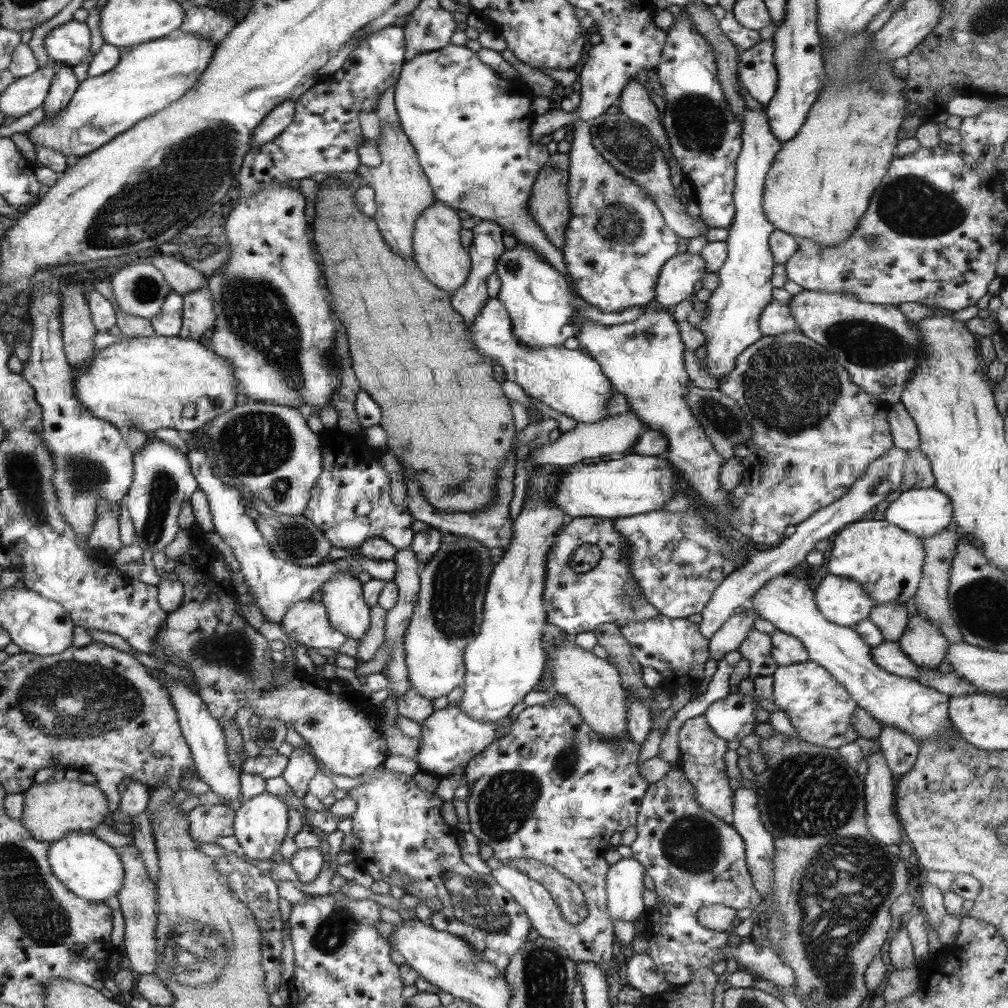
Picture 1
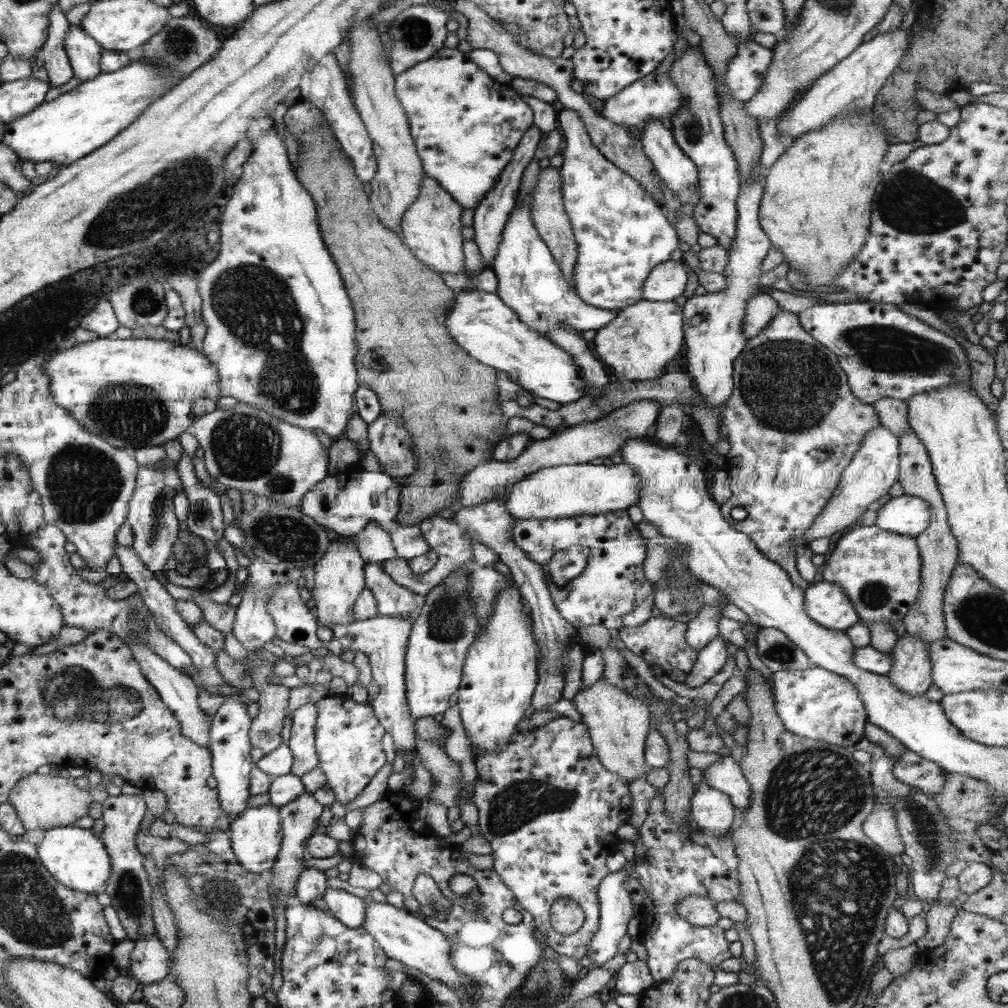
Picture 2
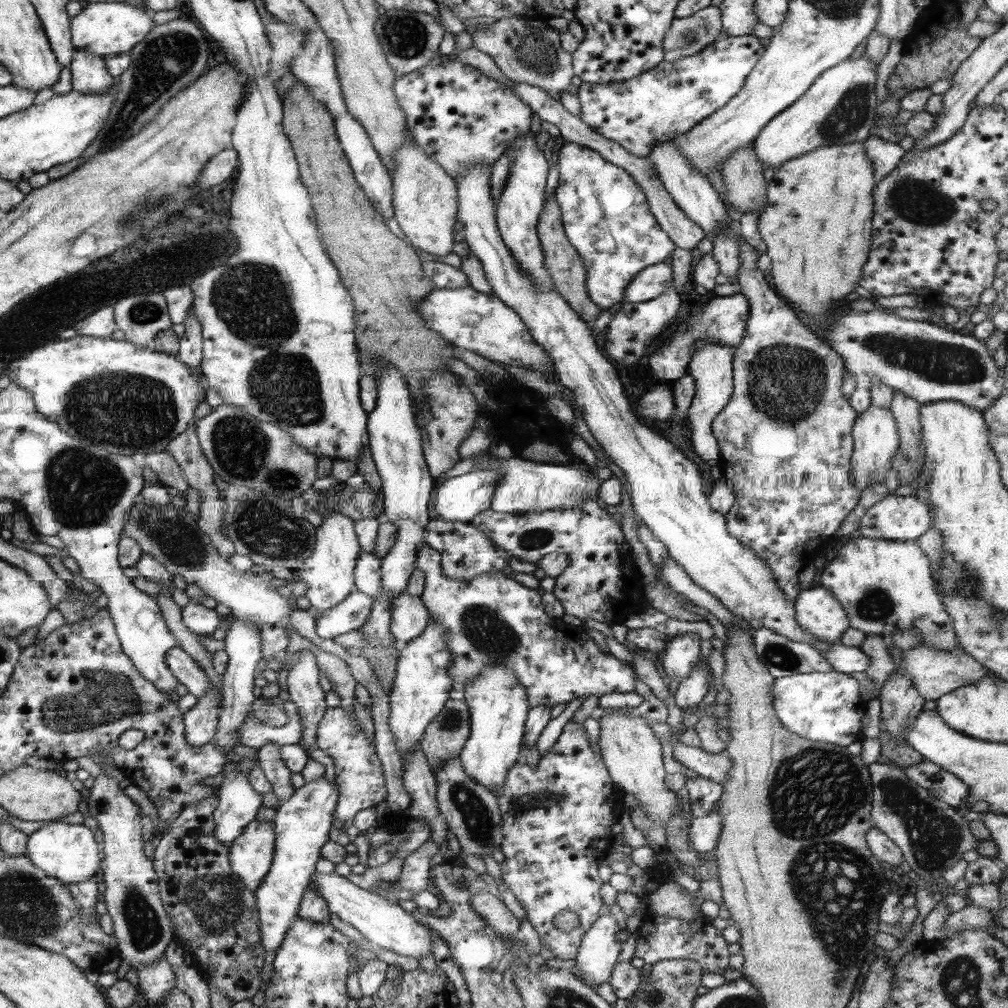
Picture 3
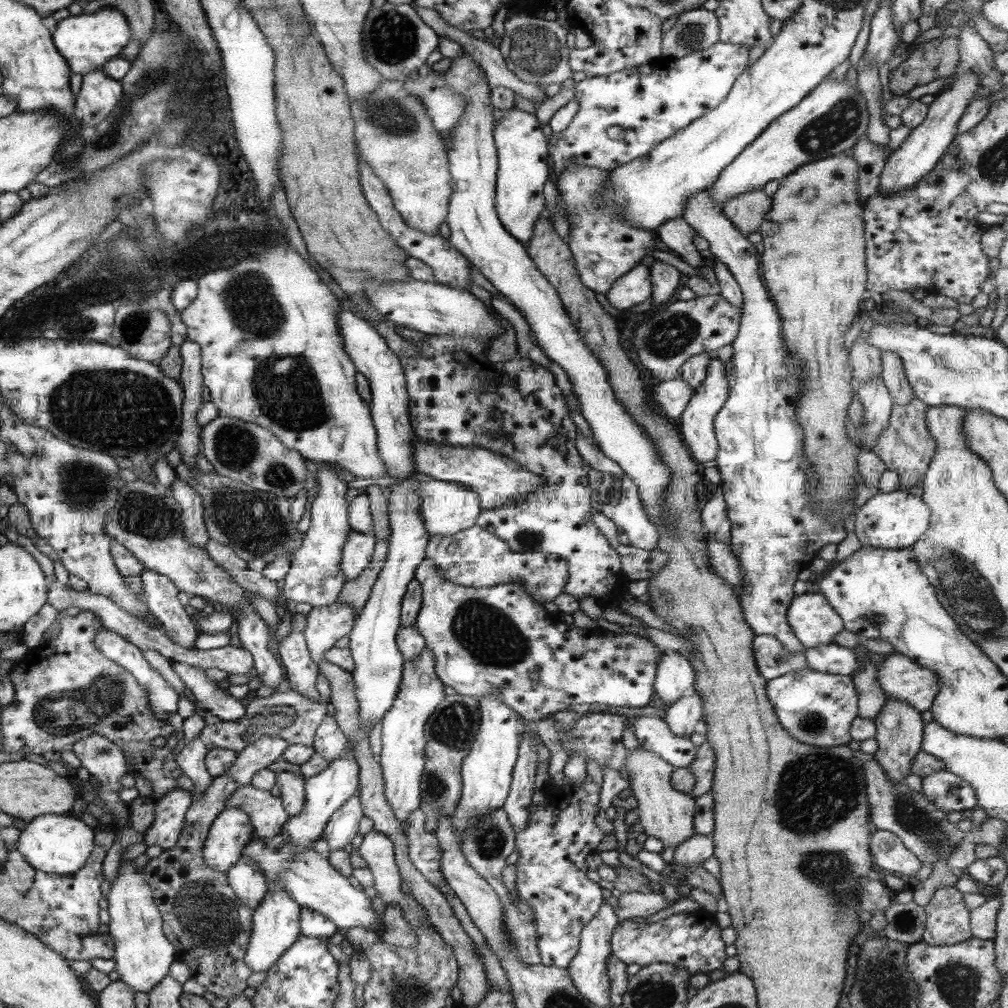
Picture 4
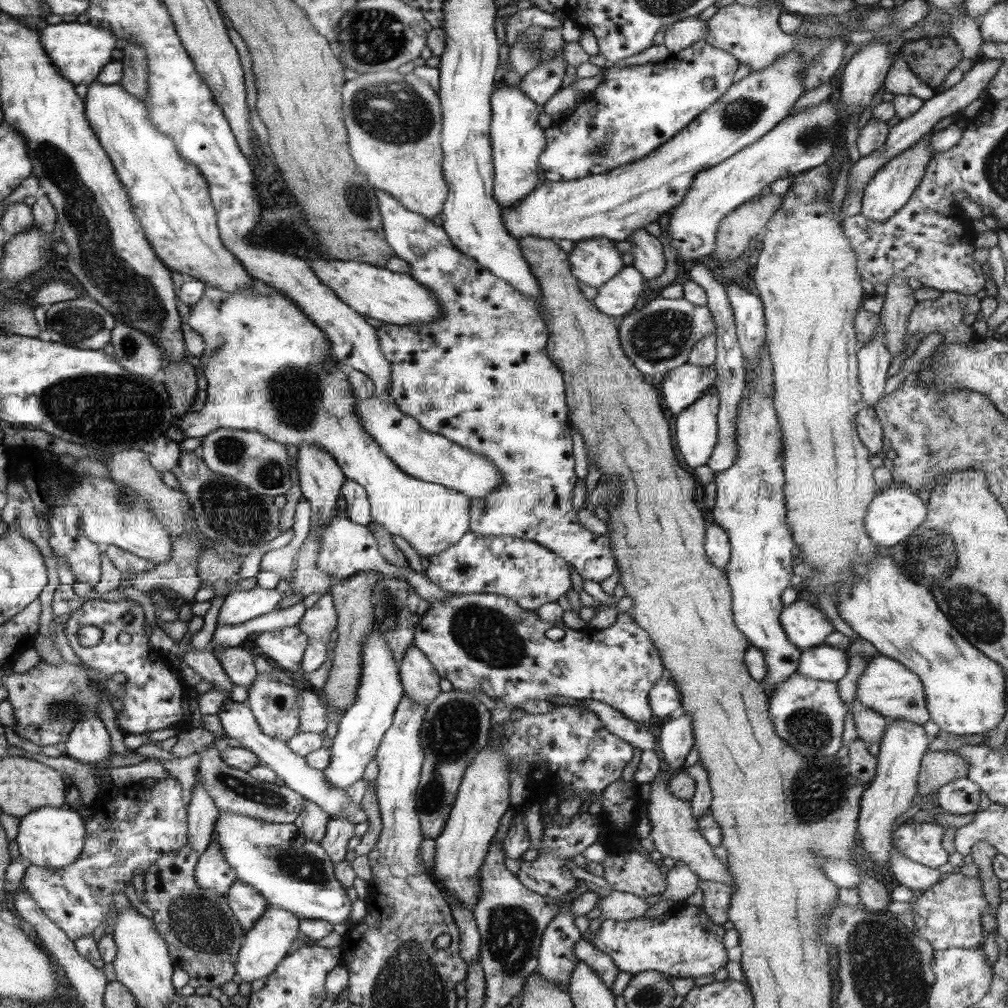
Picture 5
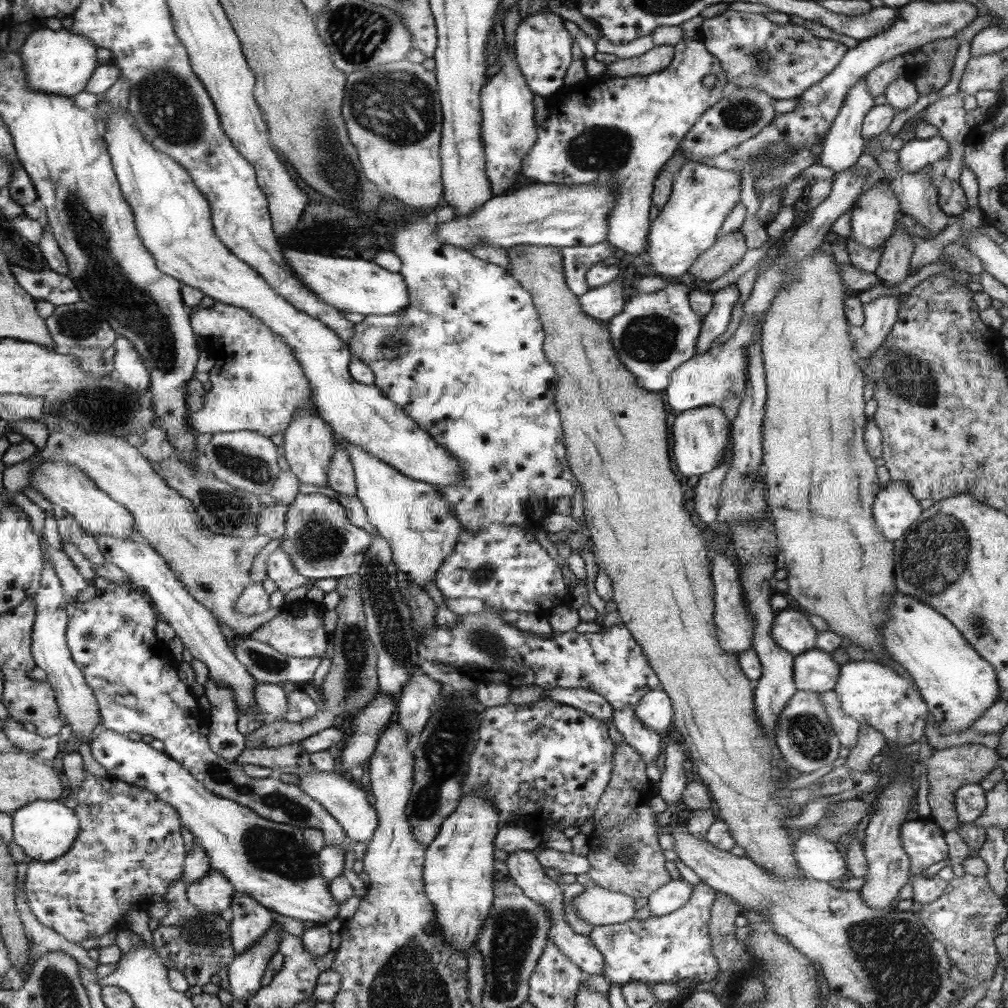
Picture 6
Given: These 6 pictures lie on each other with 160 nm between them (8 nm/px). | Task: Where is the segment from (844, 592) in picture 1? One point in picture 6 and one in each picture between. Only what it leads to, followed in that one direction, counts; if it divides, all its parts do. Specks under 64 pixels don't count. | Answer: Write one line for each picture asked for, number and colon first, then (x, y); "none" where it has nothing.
2: (827, 603)
3: (817, 609)
4: (815, 622)
5: (807, 626)
6: (792, 630)

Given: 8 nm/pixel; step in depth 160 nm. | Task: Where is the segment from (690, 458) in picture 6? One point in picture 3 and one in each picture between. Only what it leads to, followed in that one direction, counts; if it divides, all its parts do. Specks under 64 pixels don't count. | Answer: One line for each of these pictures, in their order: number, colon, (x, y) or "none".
3: (711, 365)
4: (696, 425)
5: (695, 429)

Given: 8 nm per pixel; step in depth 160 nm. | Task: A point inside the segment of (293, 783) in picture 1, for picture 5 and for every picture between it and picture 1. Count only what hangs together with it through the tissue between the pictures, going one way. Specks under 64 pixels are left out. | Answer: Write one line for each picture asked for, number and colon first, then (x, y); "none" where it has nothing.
2: (302, 743)
3: (305, 692)
4: (301, 671)
5: (286, 647)

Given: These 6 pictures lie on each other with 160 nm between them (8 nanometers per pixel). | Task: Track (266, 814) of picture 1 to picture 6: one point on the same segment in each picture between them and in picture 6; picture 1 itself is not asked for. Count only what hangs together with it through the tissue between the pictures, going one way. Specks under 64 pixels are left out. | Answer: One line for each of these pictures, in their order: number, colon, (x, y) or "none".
2: (257, 834)
3: (251, 855)
4: (246, 878)
5: (248, 905)
6: (249, 920)

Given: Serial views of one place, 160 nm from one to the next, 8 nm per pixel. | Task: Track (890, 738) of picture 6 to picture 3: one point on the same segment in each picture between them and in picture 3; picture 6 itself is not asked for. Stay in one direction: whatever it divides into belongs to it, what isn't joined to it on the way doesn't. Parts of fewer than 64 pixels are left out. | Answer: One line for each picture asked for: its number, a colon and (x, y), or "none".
3: (935, 672)
4: (900, 678)
5: (887, 687)

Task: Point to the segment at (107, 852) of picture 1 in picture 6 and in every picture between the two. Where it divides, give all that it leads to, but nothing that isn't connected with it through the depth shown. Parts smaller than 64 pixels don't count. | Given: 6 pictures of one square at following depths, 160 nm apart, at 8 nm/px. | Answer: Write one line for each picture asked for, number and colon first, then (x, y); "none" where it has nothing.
2: (76, 856)
3: (68, 852)
4: (59, 844)
5: (51, 837)
6: (46, 830)

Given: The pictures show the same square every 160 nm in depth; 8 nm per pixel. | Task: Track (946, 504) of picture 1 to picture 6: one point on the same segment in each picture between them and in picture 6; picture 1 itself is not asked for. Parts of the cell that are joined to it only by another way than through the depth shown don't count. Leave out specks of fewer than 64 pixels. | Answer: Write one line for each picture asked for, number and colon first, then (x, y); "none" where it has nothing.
2: (907, 515)
3: (901, 518)
4: (894, 520)
5: (892, 515)
6: (895, 509)

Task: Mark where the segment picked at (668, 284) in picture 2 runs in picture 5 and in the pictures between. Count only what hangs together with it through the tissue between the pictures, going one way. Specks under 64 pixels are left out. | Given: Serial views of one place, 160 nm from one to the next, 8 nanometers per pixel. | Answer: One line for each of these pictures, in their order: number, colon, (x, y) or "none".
3: (648, 284)
4: (635, 286)
5: (617, 297)

